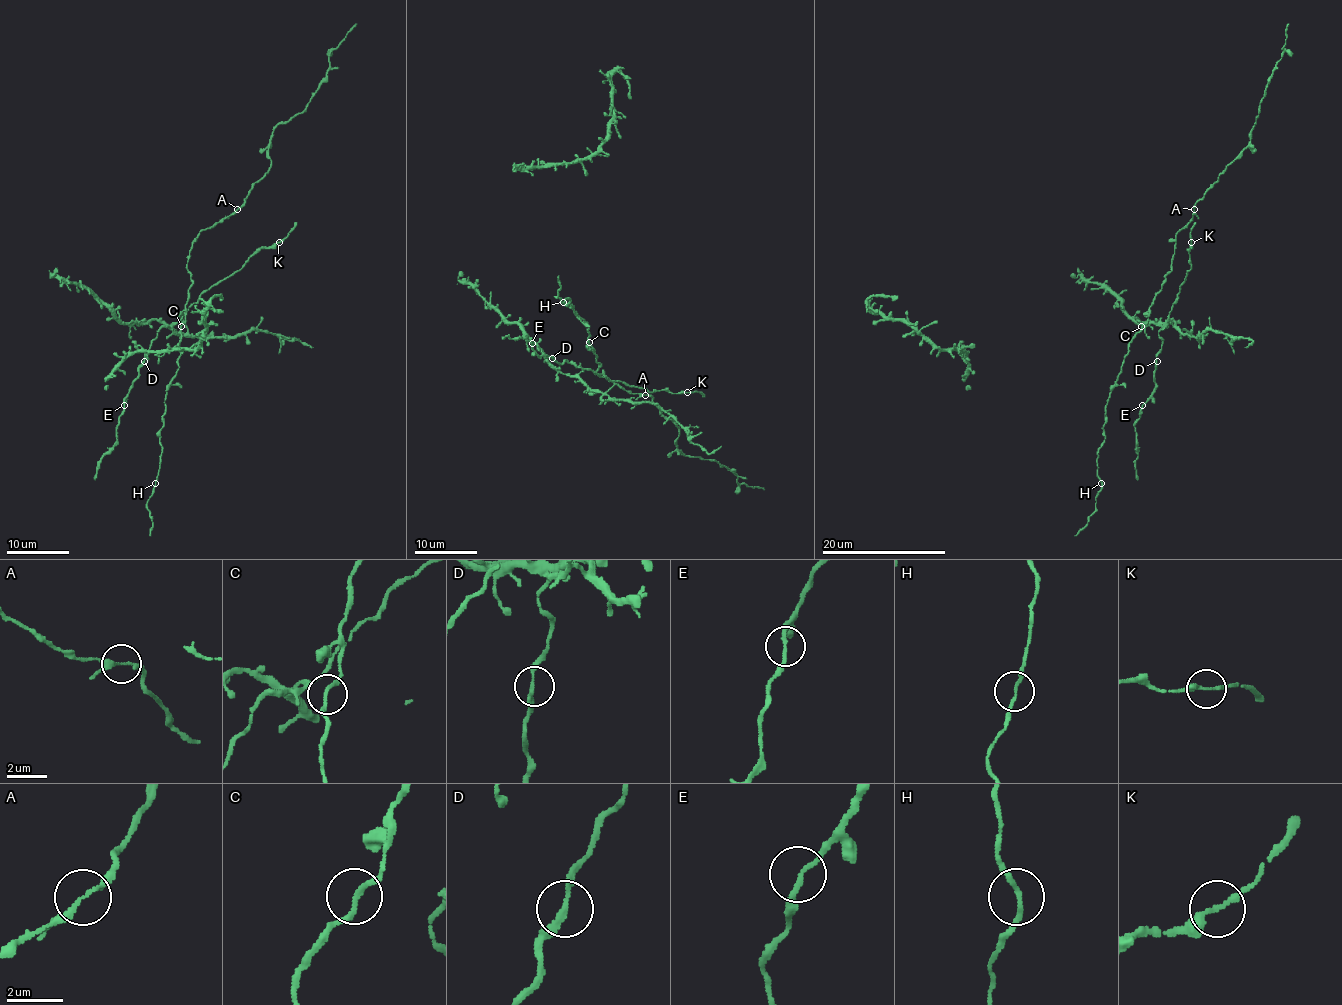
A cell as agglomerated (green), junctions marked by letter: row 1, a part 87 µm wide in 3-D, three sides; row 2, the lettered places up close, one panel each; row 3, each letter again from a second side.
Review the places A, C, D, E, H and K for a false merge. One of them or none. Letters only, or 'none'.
none

